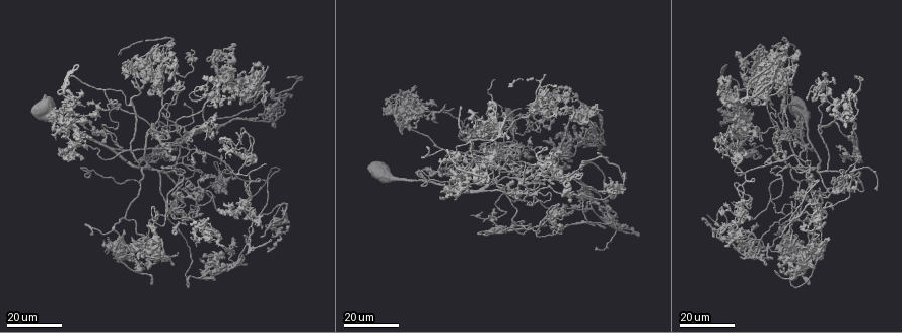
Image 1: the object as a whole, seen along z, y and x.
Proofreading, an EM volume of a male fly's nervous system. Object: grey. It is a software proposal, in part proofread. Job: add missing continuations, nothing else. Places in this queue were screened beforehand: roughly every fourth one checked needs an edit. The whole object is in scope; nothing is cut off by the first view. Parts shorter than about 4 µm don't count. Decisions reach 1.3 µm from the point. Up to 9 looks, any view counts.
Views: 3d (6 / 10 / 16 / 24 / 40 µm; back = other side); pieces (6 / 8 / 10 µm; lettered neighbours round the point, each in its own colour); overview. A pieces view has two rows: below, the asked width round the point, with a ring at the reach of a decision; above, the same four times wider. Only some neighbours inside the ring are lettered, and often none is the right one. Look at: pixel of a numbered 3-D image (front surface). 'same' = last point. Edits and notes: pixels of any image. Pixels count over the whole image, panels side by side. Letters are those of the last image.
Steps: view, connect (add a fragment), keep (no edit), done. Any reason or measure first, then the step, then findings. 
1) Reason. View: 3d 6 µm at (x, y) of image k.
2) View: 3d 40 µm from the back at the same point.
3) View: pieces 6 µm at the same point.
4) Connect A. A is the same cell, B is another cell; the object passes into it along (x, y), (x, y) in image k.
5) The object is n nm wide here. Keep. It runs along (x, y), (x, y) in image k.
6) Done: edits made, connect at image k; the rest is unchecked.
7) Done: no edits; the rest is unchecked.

An open end. View: 3d 24 µm at (838, 178) of image 1.

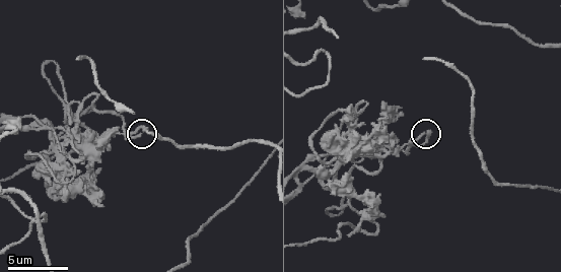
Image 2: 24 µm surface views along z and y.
View: pieces 8 µm at (428, 132) of image 2.

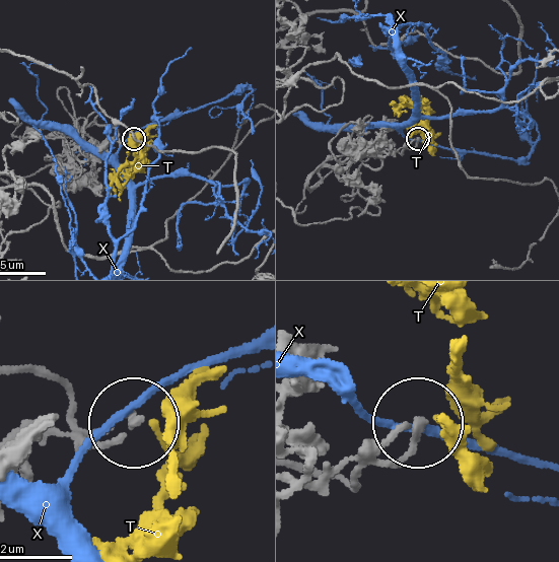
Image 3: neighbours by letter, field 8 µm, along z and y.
The object is 170 nm wide here. Keep. T and X are other cells; none of them fits.

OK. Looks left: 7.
Branch stops here. View: 3d 16 µm at (738, 164) of image 1.

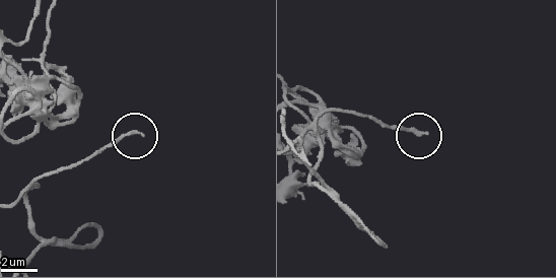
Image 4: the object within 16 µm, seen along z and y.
See the neighbours. View: pieces 6 µm at (140, 133) of image 4.

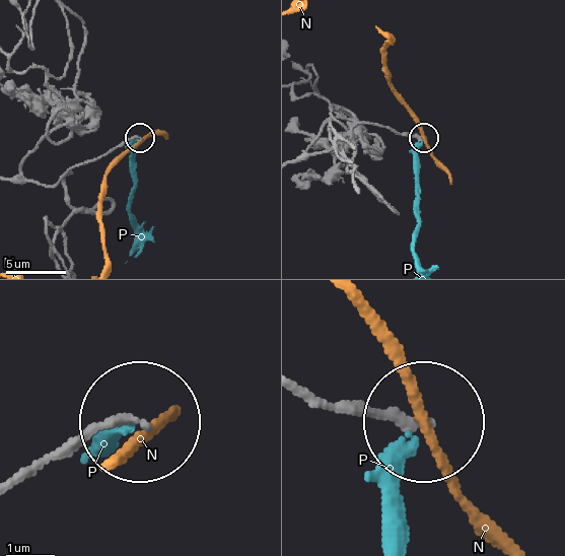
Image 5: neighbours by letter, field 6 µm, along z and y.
Keep. N and P are other cells; no lettered fragment goes on from it.

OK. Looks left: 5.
Free end. View: 3d 24 µm at (262, 100) of image 1.

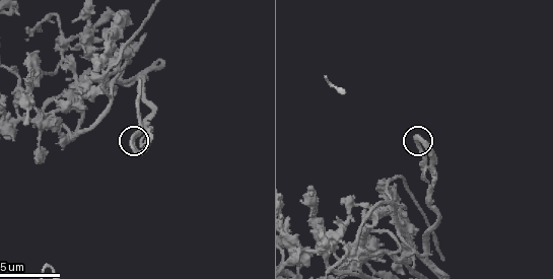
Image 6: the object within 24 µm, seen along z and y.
View: pieces 10 µm at (131, 147) of image 6.

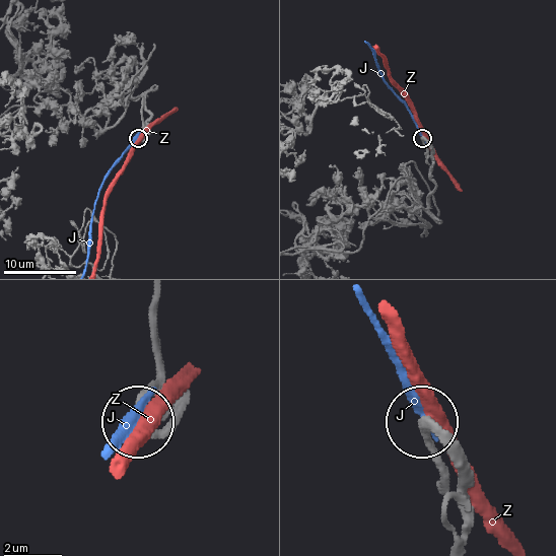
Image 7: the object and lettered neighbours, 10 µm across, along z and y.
Keep. J and Z are other cells; no lettered fragment goes on from it.

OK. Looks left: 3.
Branch stops here. View: pieces 8 µm at (139, 81) of image 6.

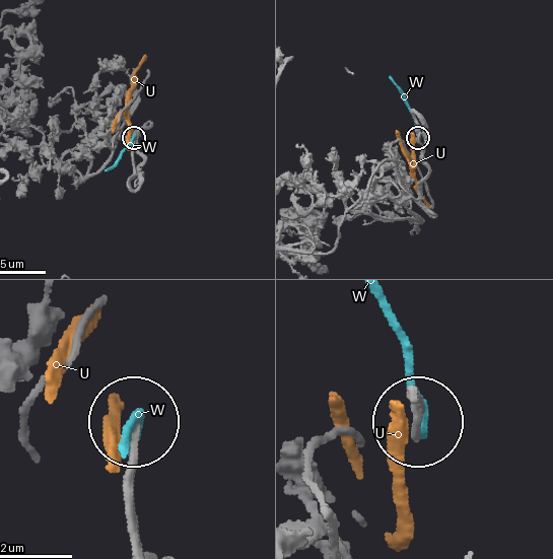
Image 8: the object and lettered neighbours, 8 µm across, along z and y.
Keep. U and W are other cells; no lettered fragment goes on from it.

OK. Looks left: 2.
End of a long branch. View: 3d 24 µm at (597, 151) of image 1.

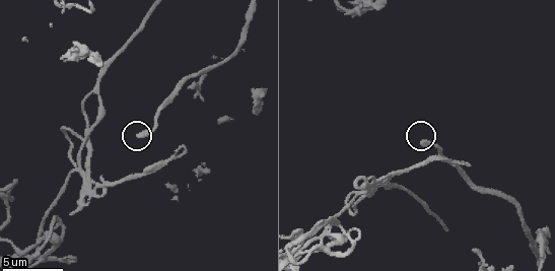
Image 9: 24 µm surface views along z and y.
See the neighbours. View: pieces 6 µm at (139, 135) of image 9.

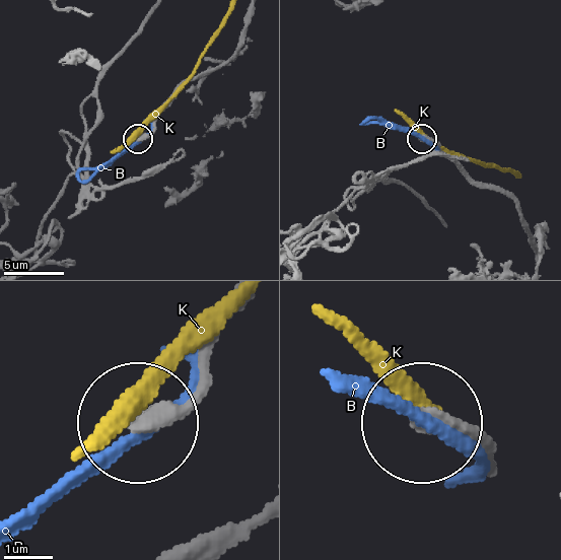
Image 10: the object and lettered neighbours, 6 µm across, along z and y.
Keep. B and K are other cells; it runs along (490, 457), (463, 432), (430, 428) in image 10; no lettered fragment goes on from it.

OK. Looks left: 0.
Done: no edits; the rest is unchecked.

